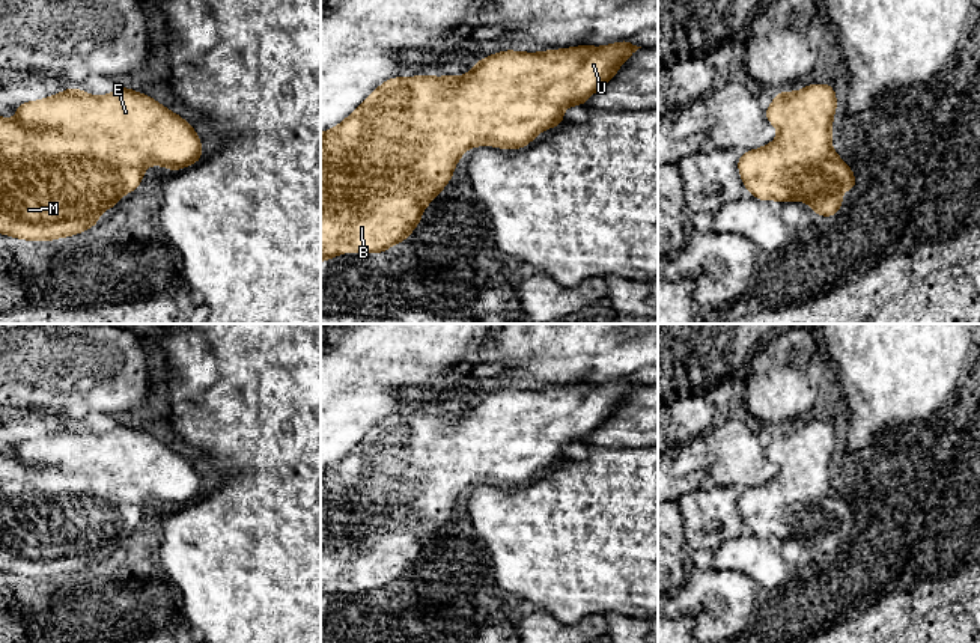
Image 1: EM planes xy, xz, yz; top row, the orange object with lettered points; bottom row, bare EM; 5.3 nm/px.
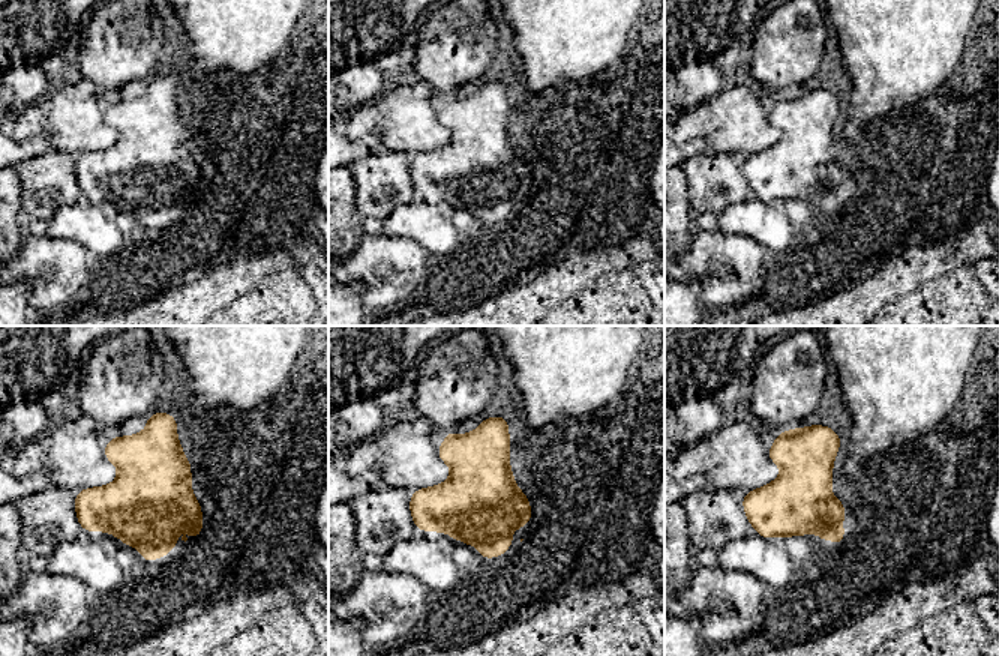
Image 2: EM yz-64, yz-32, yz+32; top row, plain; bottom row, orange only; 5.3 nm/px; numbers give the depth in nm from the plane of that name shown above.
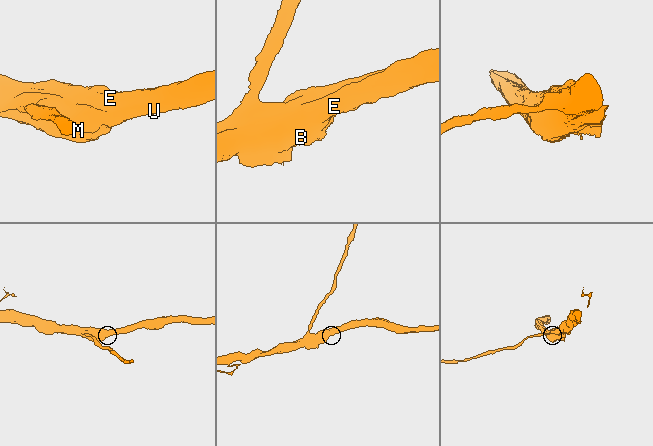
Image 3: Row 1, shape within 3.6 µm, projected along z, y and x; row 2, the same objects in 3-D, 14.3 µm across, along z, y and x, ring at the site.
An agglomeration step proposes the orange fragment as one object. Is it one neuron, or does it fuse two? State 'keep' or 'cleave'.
keep

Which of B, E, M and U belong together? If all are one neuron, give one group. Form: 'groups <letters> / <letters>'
groups B E M U

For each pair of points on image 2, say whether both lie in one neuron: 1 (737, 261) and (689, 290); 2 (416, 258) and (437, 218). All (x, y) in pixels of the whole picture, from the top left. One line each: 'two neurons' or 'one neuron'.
1: two neurons
2: two neurons

